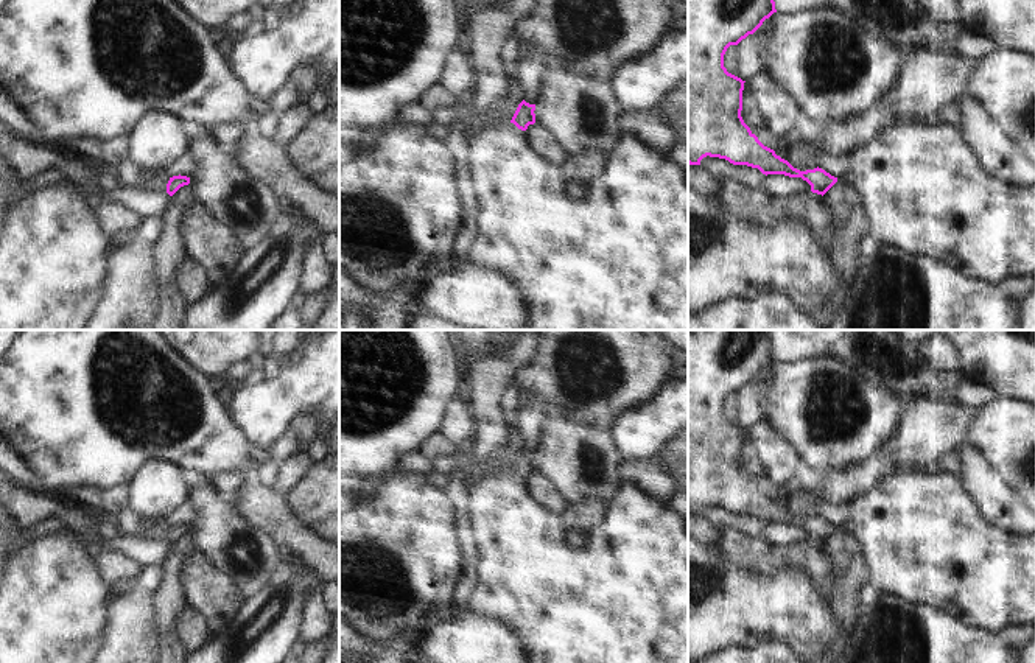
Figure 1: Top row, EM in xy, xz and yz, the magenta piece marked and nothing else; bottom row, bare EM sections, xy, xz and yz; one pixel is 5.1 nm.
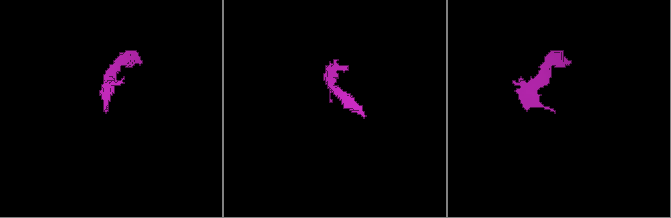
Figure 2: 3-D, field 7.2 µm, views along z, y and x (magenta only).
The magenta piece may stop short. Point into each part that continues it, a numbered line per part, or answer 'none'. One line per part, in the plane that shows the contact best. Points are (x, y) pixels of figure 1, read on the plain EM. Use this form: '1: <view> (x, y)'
none

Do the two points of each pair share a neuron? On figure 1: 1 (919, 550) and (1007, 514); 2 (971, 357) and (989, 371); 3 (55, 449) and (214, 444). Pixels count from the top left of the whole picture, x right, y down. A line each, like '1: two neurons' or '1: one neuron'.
1: two neurons
2: one neuron
3: one neuron

